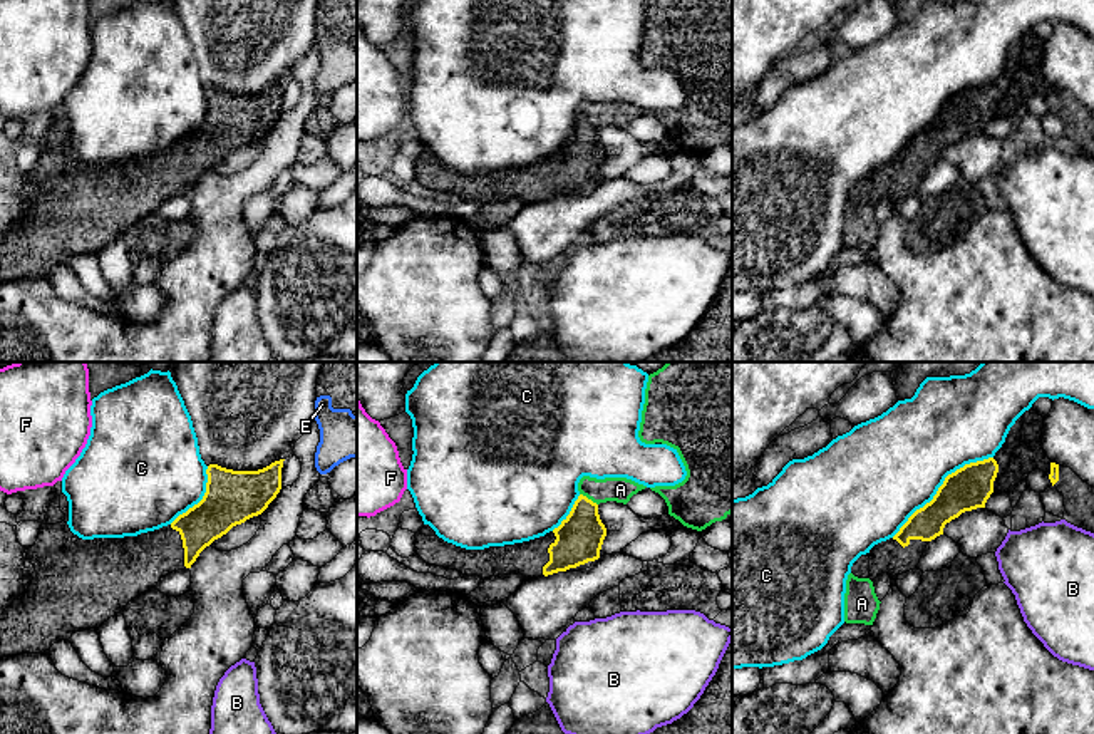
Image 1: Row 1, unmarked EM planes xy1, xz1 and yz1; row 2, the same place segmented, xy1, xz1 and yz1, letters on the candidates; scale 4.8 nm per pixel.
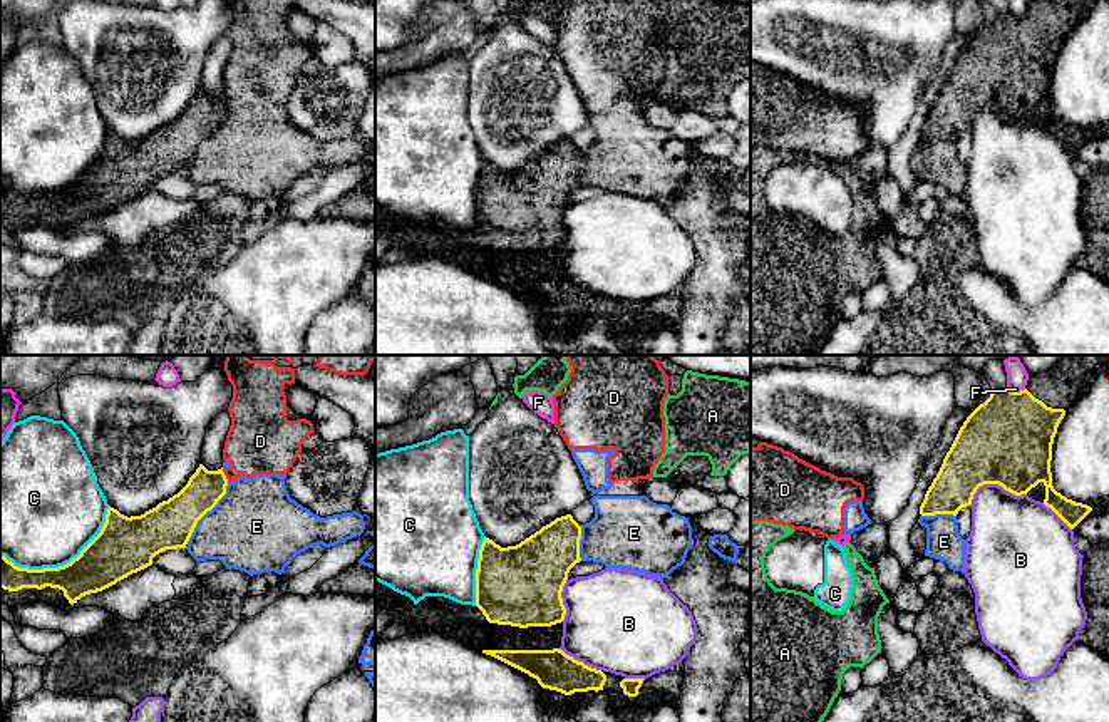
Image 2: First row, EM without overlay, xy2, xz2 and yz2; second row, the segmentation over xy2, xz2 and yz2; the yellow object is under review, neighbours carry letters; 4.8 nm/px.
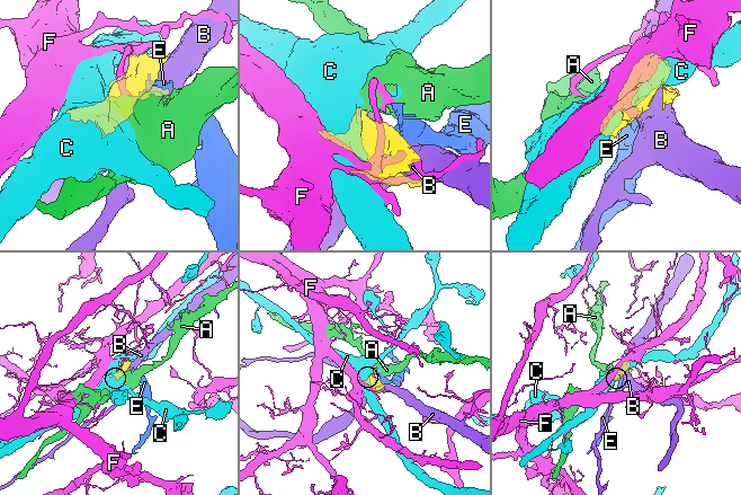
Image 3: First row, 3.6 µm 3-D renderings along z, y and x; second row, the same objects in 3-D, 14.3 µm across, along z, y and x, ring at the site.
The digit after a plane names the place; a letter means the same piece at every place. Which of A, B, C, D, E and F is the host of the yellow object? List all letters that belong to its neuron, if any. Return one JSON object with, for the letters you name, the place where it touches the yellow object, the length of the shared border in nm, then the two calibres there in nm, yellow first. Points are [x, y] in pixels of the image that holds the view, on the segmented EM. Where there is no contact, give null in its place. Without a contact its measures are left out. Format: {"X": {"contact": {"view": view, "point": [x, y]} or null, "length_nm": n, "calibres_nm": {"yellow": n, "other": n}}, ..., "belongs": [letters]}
{"belongs": []}

